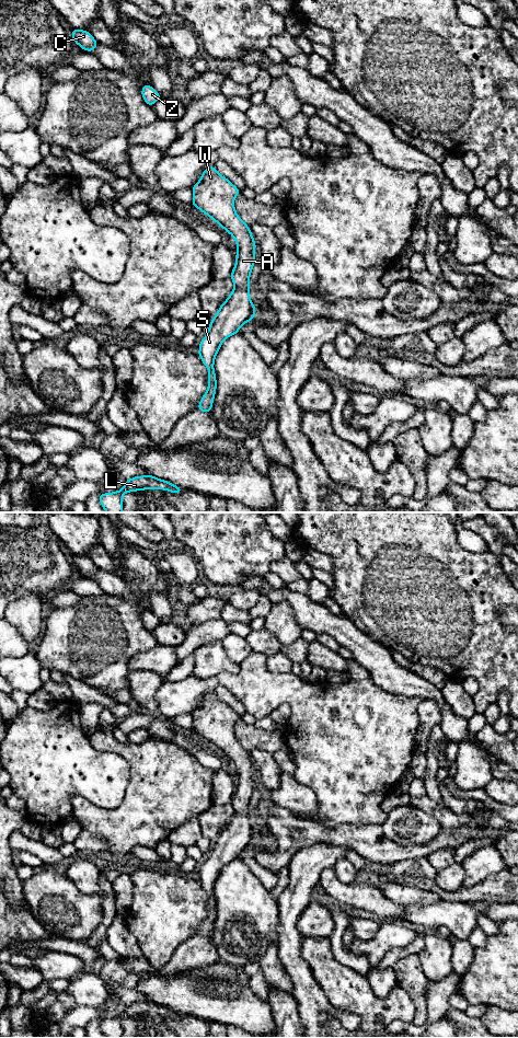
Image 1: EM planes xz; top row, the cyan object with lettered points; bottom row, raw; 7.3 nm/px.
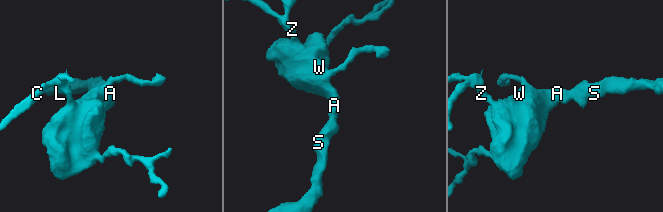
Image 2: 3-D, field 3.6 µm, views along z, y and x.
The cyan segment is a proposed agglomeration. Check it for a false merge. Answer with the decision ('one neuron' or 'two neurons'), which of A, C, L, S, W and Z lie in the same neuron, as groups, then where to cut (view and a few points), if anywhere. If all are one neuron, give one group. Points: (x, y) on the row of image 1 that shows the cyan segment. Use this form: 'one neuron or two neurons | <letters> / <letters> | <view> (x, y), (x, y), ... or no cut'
one neuron | A C L S W Z | no cut

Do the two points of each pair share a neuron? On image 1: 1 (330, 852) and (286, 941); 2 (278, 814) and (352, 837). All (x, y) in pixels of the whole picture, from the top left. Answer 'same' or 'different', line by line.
1: same
2: same

